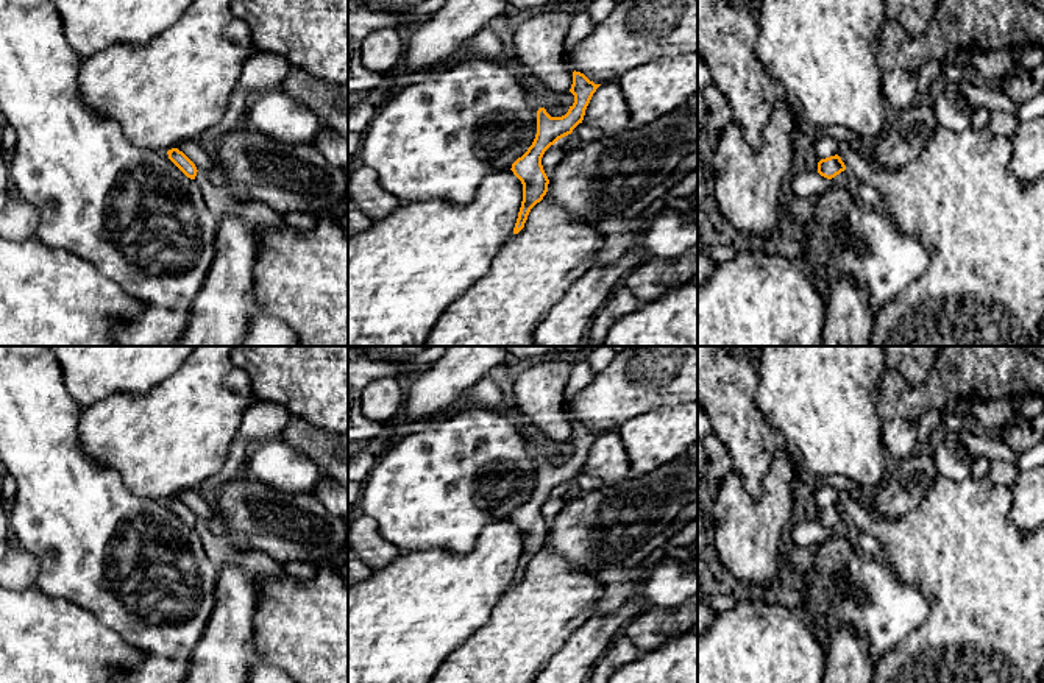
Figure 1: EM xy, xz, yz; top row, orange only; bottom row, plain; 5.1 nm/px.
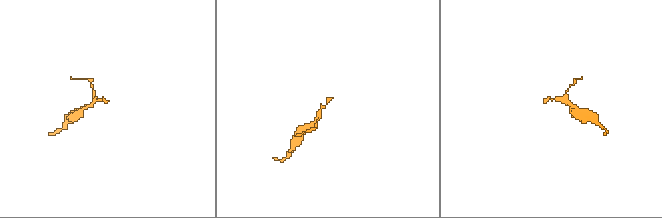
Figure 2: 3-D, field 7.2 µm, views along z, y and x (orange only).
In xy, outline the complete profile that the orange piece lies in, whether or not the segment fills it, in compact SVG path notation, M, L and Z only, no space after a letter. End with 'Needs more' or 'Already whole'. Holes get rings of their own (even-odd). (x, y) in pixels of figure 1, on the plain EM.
M172 497L167 501L169 508L190 529L197 526L195 513L178 497Z. Already whole

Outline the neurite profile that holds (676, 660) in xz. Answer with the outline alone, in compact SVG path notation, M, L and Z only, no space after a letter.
M698 628L623 666L609 683L698 683Z

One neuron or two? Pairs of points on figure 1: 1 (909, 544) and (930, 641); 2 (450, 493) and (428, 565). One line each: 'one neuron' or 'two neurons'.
1: one neuron
2: two neurons

